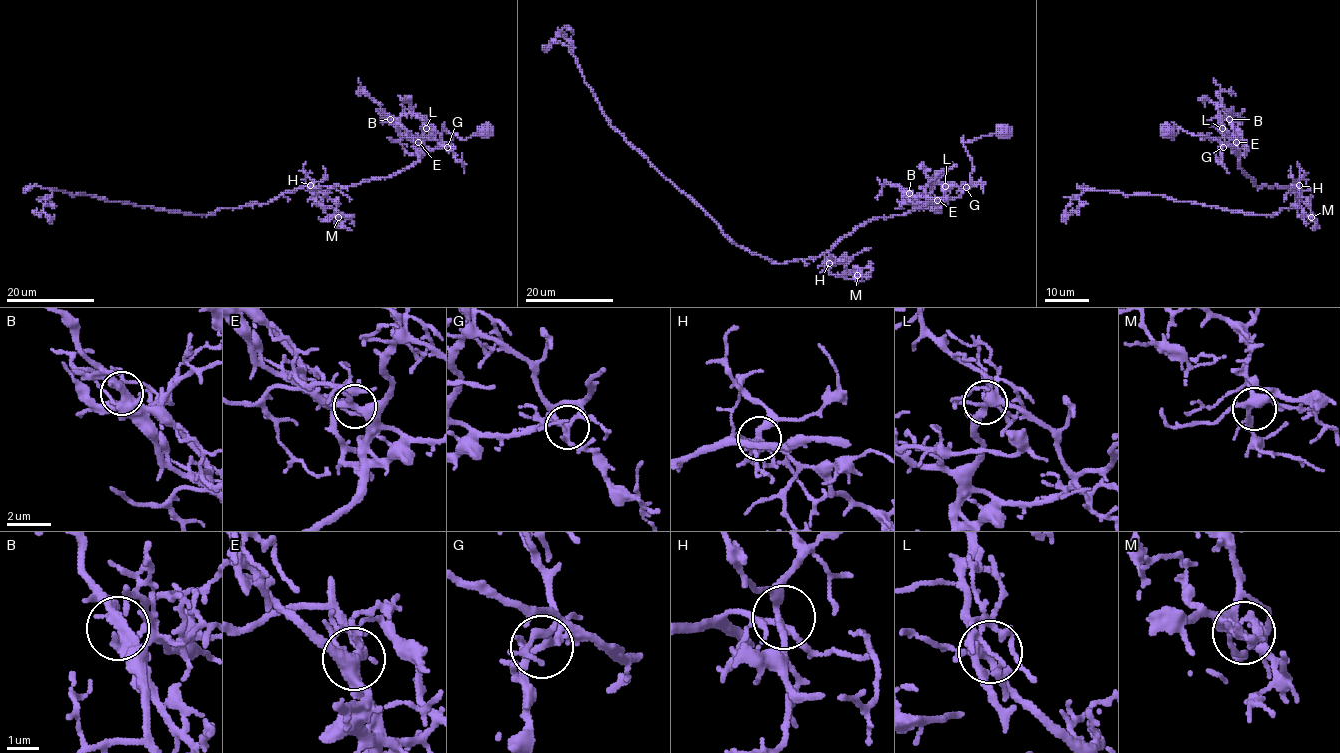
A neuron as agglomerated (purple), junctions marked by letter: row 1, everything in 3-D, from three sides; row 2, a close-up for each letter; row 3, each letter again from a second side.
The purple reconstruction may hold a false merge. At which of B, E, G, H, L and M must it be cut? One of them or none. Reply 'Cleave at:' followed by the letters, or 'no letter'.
Cleave at: B

